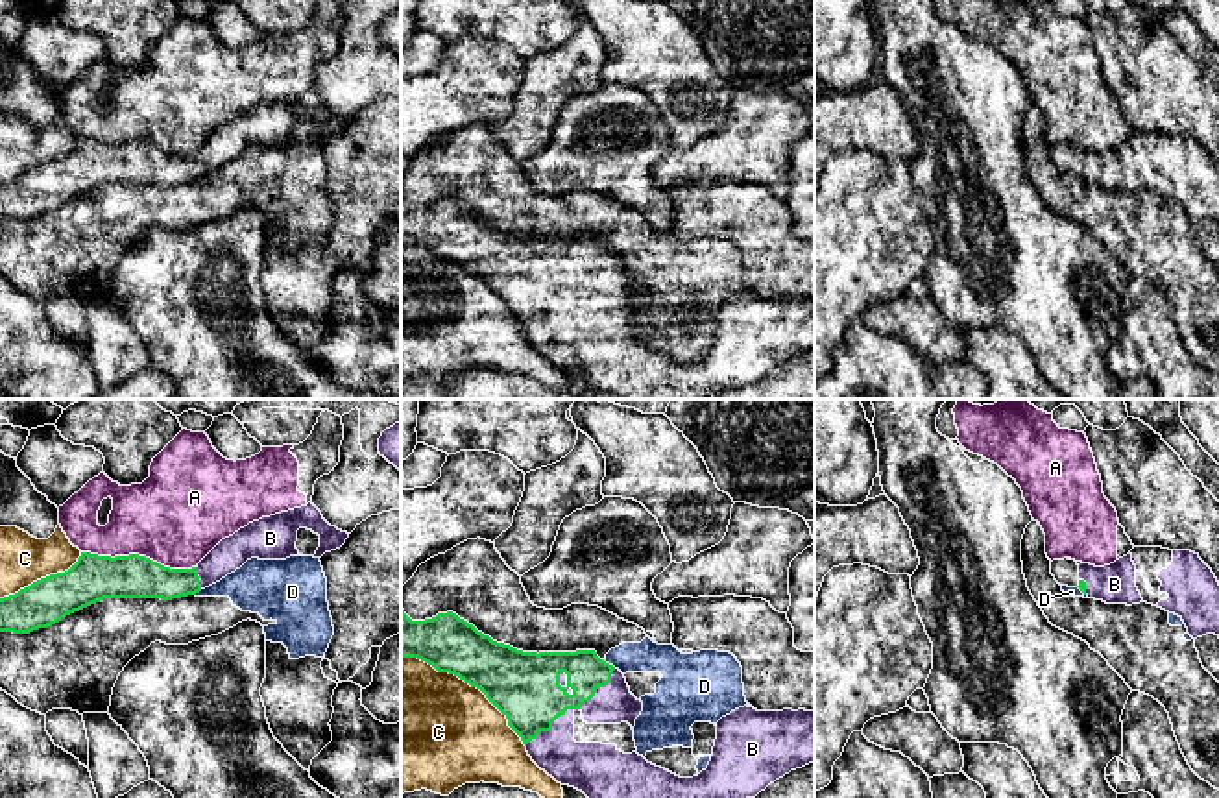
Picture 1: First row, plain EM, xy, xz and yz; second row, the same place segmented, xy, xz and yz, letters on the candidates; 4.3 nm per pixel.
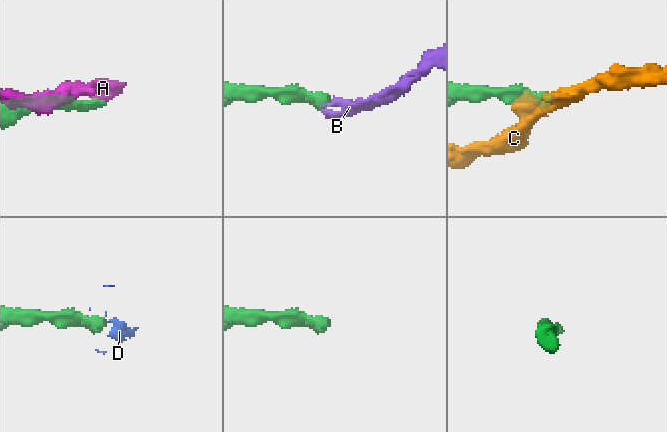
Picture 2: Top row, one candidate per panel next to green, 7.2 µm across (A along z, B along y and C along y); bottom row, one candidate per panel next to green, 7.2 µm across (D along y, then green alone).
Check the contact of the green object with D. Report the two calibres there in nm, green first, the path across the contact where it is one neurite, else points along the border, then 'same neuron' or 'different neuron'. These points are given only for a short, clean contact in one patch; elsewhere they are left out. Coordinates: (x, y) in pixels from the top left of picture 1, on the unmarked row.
170 nm thick on the green side, 140 nm on the other; border along xz (603, 246), (615, 253); different neuron

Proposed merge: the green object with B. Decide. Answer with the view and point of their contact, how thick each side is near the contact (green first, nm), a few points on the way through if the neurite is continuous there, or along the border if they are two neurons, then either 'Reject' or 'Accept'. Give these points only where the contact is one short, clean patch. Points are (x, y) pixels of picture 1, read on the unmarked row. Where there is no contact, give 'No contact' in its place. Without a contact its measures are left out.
Touches green at xz (551, 314). Thickness 300 nm (green) against 220 nm. Accept

